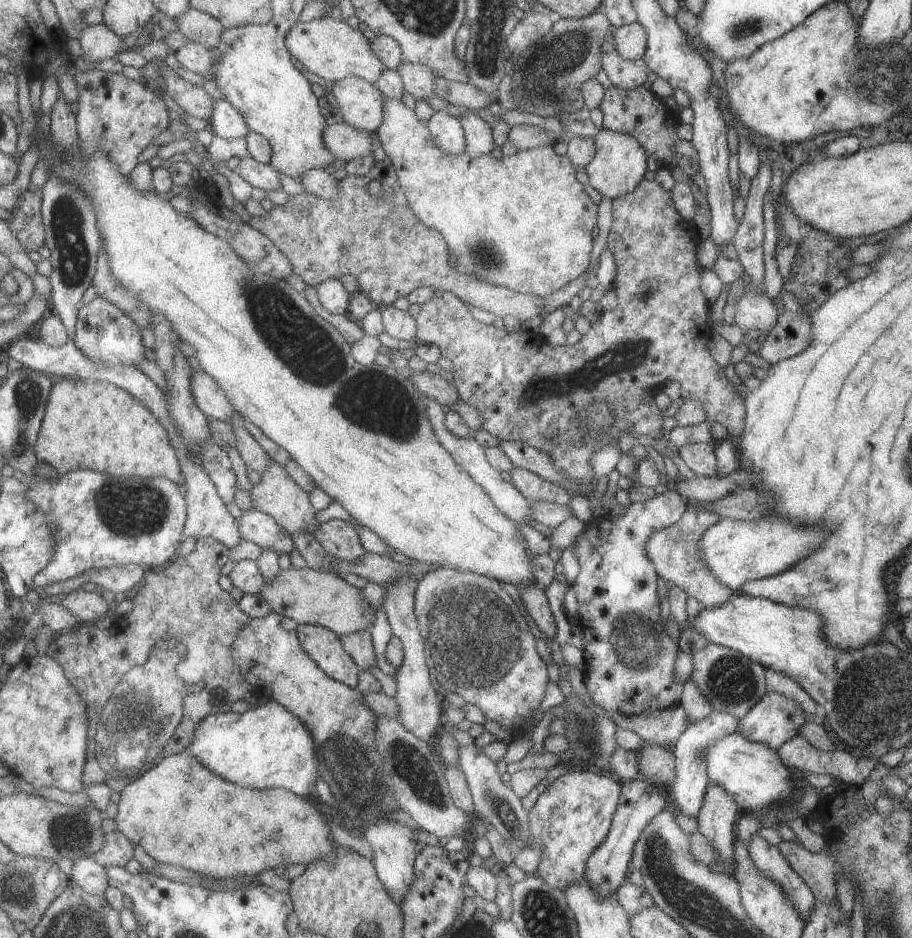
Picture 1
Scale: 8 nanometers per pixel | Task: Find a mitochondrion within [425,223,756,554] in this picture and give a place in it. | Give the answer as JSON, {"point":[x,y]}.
{"point":[627,354]}

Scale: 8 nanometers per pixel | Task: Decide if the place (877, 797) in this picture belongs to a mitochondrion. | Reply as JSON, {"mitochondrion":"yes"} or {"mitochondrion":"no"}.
{"mitochondrion":"no"}

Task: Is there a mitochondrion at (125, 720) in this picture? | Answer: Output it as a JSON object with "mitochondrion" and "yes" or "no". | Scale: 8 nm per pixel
{"mitochondrion":"yes"}

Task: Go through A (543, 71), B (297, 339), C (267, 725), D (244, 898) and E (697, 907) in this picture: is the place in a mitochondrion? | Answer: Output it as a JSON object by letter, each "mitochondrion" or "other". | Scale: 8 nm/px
{"A":"mitochondrion","B":"mitochondrion","C":"other","D":"other","E":"mitochondrion"}

